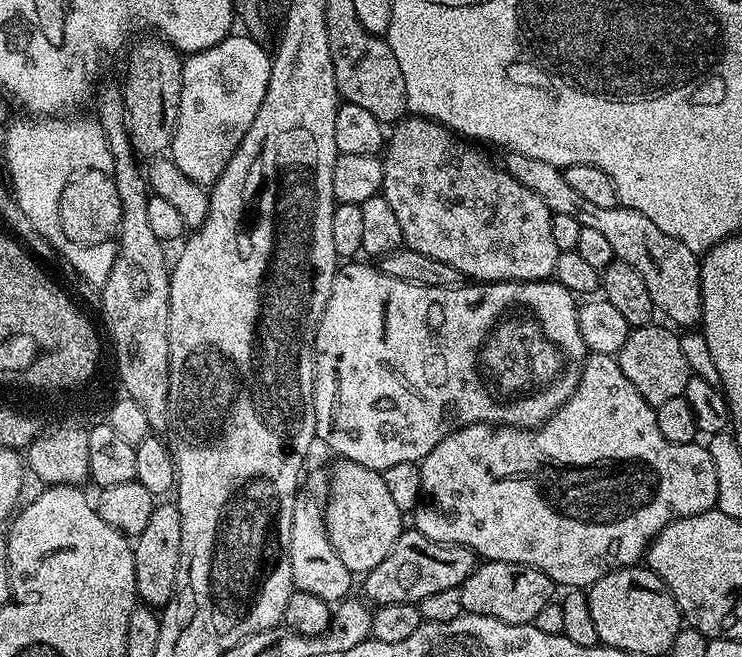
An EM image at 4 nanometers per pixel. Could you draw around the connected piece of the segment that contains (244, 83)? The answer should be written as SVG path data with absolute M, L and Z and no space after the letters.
M229 34L225 40L184 60L178 122L172 135L170 159L190 178L205 186L215 184L238 150L246 130L266 98L272 56L256 40Z

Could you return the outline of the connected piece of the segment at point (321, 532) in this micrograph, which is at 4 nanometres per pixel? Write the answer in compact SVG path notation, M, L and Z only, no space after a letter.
M316 487L297 491L294 502L294 518L290 522L290 578L293 589L297 592L314 594L314 598L322 598L322 602L333 606L342 600L349 599L354 574L342 566L342 558L334 554L334 546L330 546L328 531L324 525L325 499Z

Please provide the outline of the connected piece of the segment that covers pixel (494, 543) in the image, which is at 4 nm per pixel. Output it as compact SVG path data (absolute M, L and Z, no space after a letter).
M591 353L585 359L584 366L580 370L580 381L574 390L574 394L570 394L570 398L561 406L545 424L541 424L539 428L510 428L507 426L497 426L495 424L471 424L465 428L459 428L457 432L450 433L446 438L442 438L442 442L438 442L438 446L434 446L434 450L430 450L430 454L426 454L426 458L419 461L420 473L422 474L422 490L420 495L422 502L416 505L414 513L415 531L421 532L426 538L430 538L434 542L442 542L443 544L457 544L458 546L466 546L470 551L476 553L477 557L484 560L501 560L502 562L518 562L526 566L534 566L538 570L542 570L542 574L546 574L552 579L553 585L563 587L568 590L584 590L591 586L594 582L598 582L598 578L602 578L606 574L610 574L616 568L630 568L637 563L636 560L645 555L648 545L651 544L653 538L657 536L667 524L674 522L678 518L686 518L694 514L702 514L710 512L716 508L716 499L718 498L718 473L714 471L714 458L710 458L707 447L703 443L693 442L691 444L675 444L674 442L666 442L666 438L662 438L662 430L658 430L658 418L656 417L656 409L653 405L646 402L646 398L642 398L642 394L638 394L638 390L634 390L634 385L630 382L630 378L626 378L626 374L622 374L622 366L618 366L615 356L607 356L606 354Z

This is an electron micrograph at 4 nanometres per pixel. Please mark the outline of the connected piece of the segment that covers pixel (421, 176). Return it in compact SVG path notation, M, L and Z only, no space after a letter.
M415 114L391 129L382 152L382 194L386 202L390 202L390 210L394 210L394 218L398 218L404 244L418 250L418 254L427 254L430 258L438 258L438 262L446 262L446 266L454 266L461 277L472 282L549 279L556 271L560 253L550 235L552 211L534 190L526 190L518 178L510 178L507 167L500 165L499 168L471 146L476 147L451 128Z

